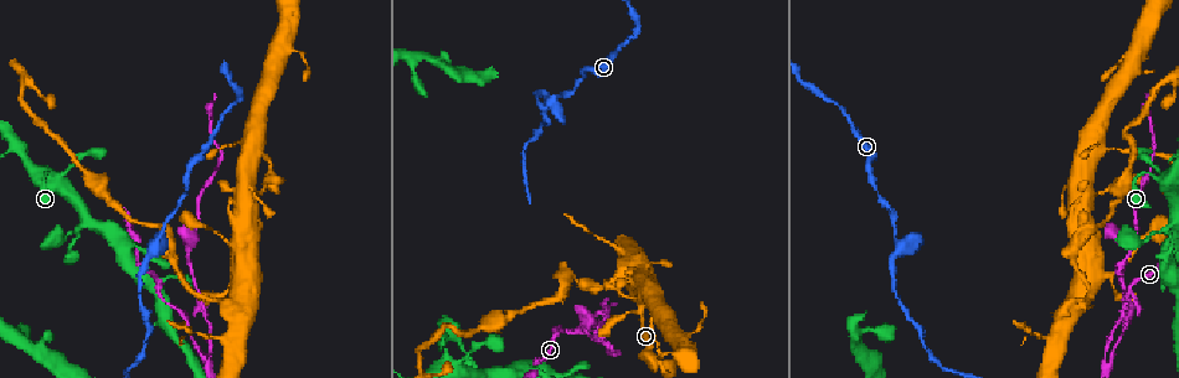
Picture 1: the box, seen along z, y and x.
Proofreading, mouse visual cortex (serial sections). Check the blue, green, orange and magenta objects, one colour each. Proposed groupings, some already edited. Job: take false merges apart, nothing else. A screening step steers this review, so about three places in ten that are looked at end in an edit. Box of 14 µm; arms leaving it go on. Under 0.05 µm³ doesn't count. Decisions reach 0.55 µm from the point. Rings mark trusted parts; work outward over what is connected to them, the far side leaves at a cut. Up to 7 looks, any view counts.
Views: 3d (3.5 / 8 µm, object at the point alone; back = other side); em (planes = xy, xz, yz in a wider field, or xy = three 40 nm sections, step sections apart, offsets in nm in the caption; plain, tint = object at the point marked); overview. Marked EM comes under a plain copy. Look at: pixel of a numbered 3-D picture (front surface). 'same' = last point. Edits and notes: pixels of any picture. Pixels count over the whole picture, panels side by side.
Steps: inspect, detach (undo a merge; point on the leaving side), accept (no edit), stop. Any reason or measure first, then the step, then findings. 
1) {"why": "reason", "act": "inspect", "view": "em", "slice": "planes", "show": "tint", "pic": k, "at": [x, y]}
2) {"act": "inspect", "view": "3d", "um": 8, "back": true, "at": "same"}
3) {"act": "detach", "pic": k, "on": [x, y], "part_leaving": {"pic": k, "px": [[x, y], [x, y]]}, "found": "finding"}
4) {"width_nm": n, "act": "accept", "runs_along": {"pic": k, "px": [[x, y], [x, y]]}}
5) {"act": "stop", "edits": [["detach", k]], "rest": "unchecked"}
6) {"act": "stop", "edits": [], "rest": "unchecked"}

{"why": "sharp bend", "act": "inspect", "view": "3d", "um": 8, "pic": 1, "at": [211, 363]}

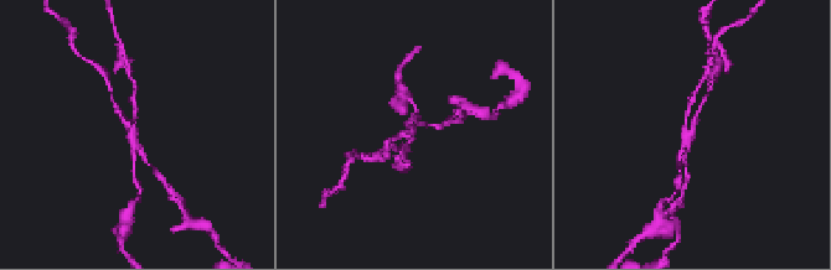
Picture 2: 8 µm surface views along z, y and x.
{"act": "inspect", "view": "3d", "um": 3.5, "pic": 2, "at": [135, 136]}

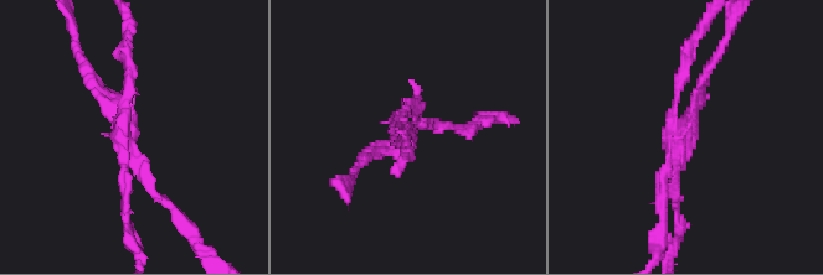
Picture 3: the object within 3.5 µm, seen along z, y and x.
{"arms": 3, "arm_widths_nm": [150, 150, 150], "why": "need the tissue", "act": "inspect", "view": "em", "slice": "planes", "show": "tint", "pic": 3, "at": [127, 130]}

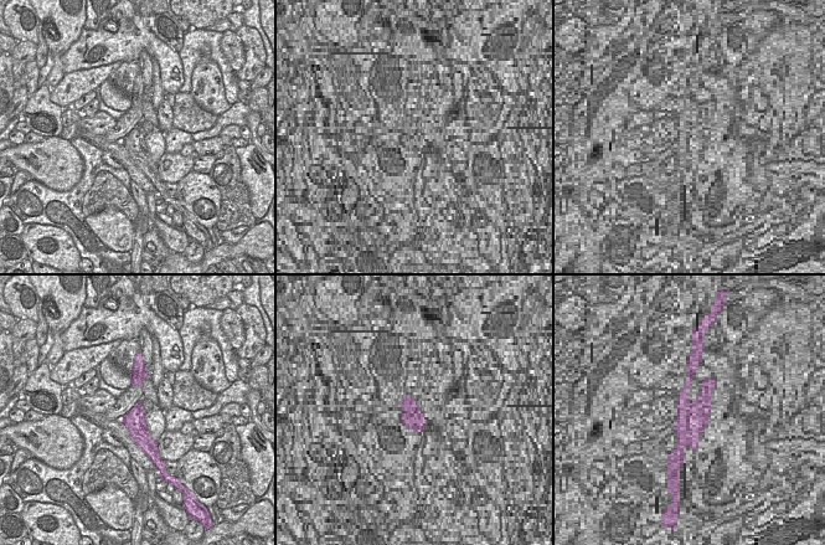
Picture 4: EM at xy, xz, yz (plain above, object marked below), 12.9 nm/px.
{"width_nm": 280, "act": "detach", "pic": 3, "on": [130, 74], "part_leaving": {"pic": 3, "px": [[125, 129], [129, 31]]}, "found": "two cells meet here"}

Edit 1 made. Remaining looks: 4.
{"why": "redraw", "act": "inspect", "view": "overview"}

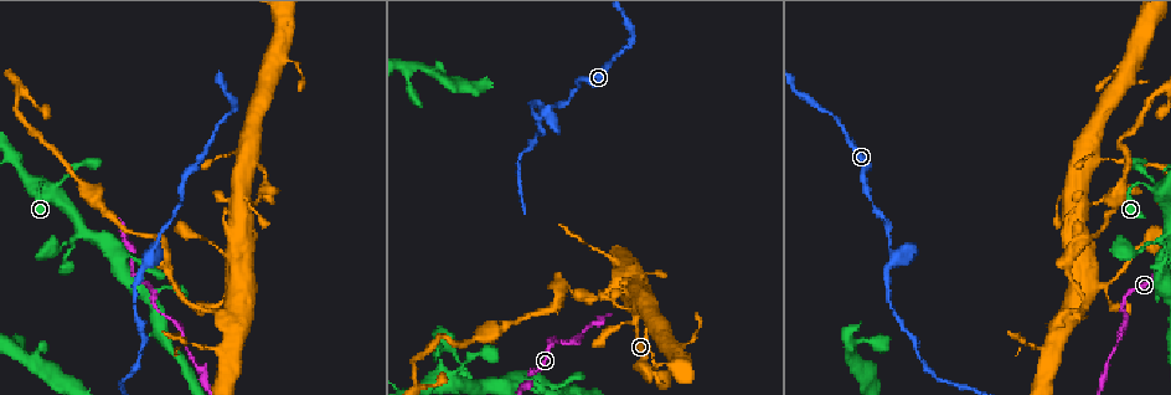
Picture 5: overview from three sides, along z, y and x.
{"act": "inspect", "view": "3d", "um": 3.5, "pic": 5, "at": [253, 157]}

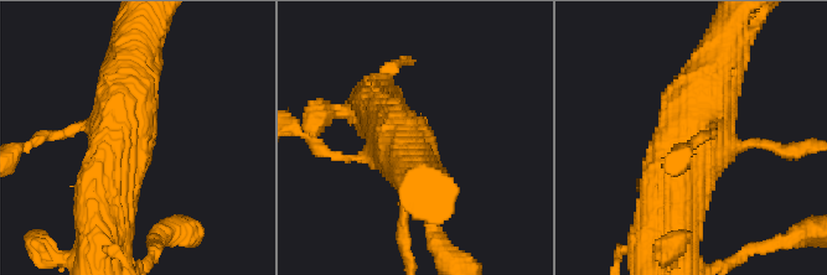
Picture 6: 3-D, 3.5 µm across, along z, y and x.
{"act": "inspect", "view": "em", "slice": "xy", "step": 5, "show": "tint", "pic": 6, "at": [717, 140]}

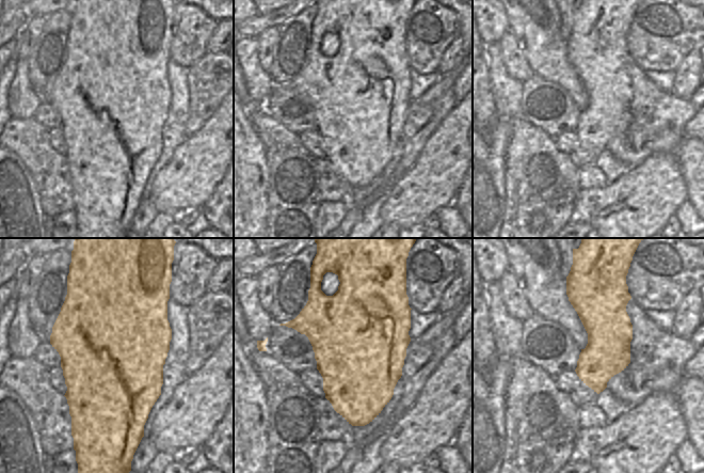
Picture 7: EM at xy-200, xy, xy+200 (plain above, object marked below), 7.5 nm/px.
{"act": "accept", "runs_along": {"pic": 6, "px": [[678, 207], [694, 104], [723, 47]]}, "found": "all the same cell"}

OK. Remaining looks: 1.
{"act": "stop", "edits": [["detach", 3]], "rest": "unchecked"}

